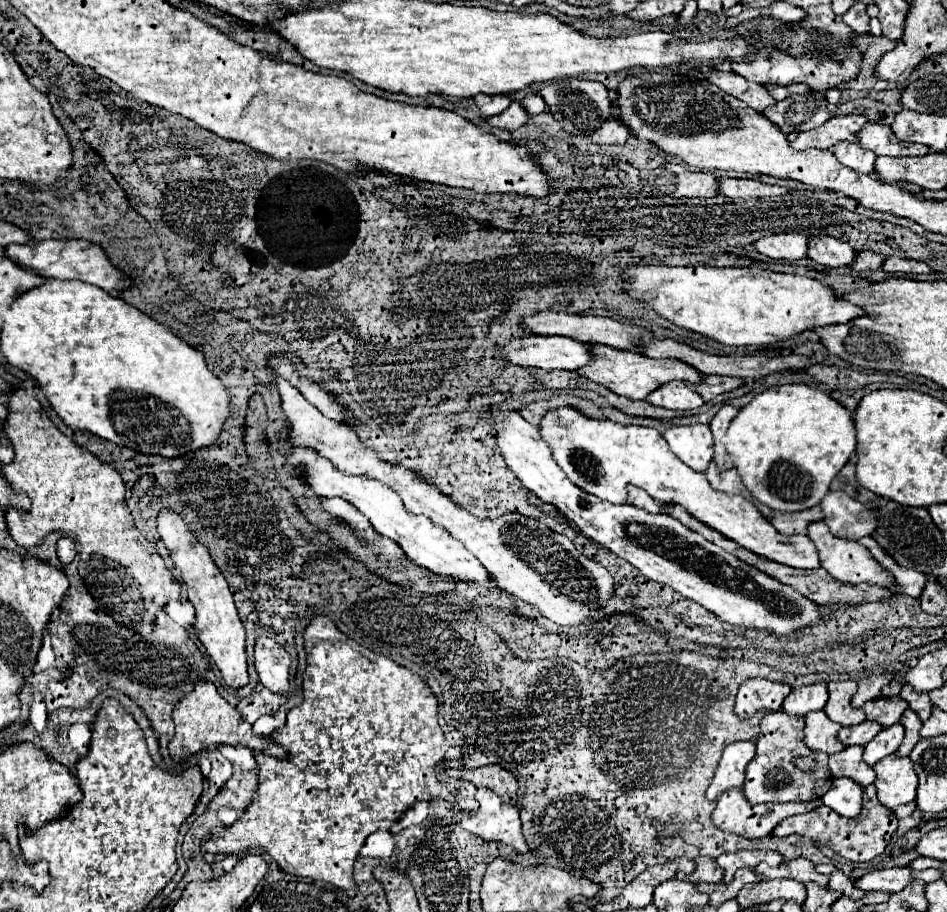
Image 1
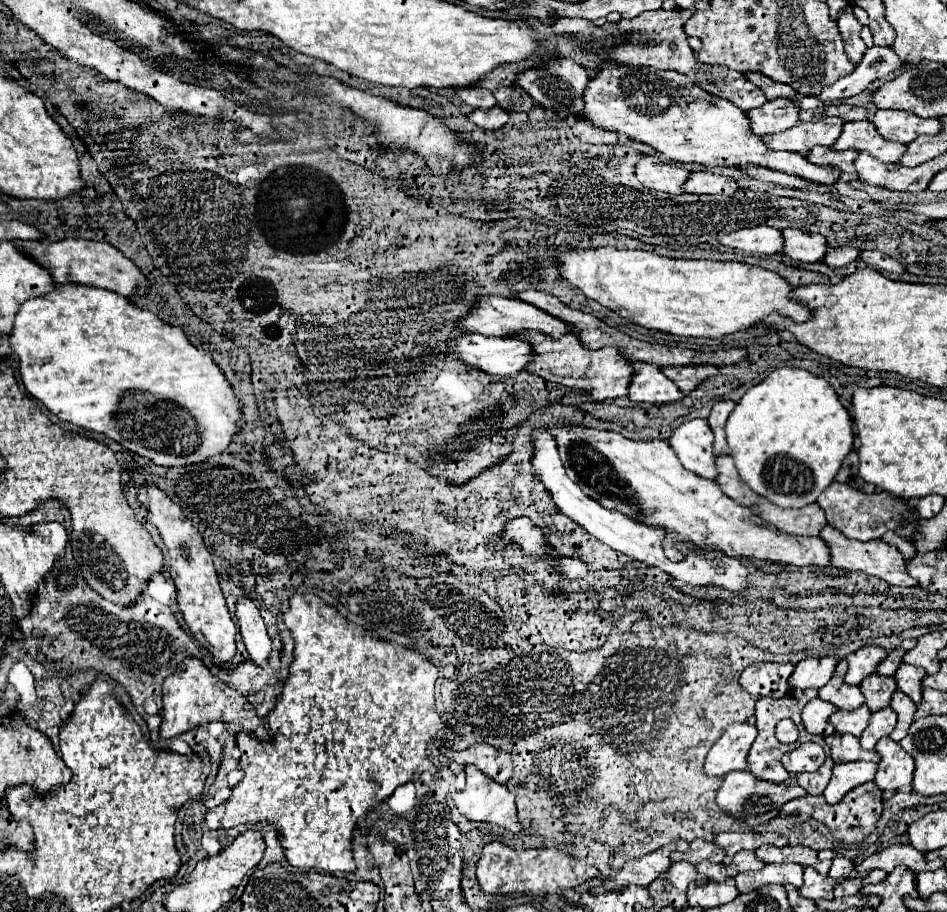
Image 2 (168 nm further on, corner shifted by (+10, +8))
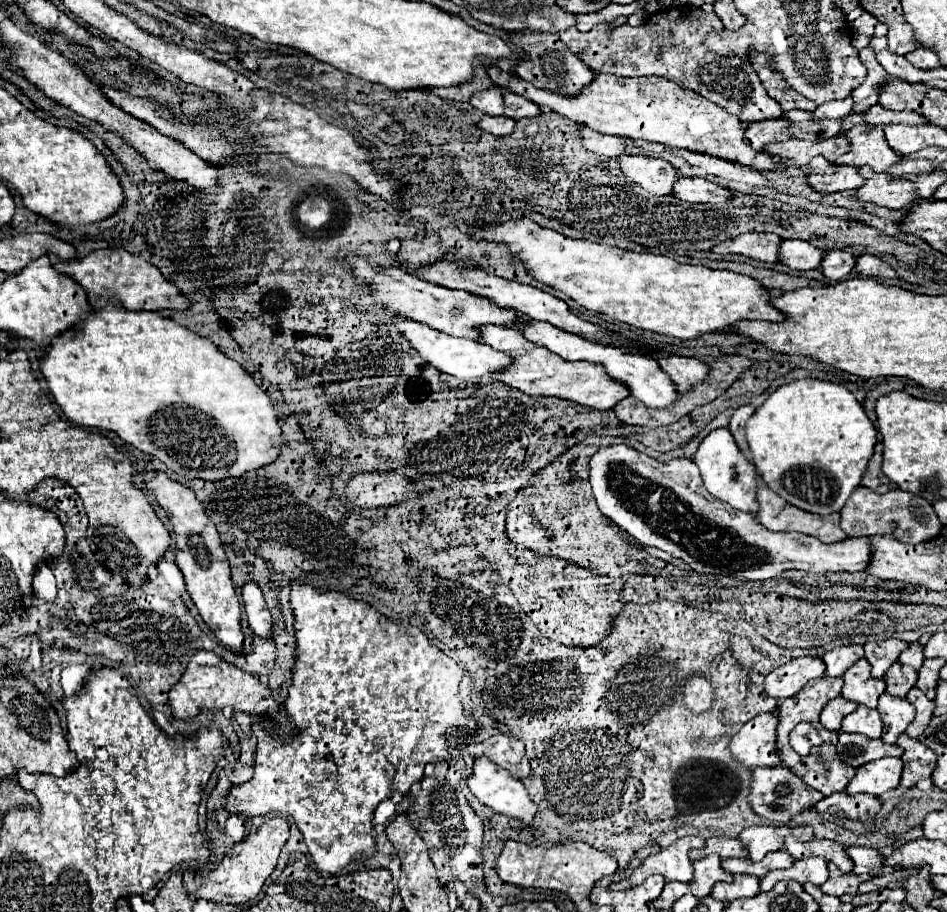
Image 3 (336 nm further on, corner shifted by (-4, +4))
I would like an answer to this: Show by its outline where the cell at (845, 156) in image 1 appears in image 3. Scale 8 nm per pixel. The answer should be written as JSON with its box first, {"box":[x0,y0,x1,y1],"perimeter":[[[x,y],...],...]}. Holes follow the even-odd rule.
{"box":[808,156,864,192],"perimeter":[[[822,156],[810,160],[808,184],[818,192],[844,192],[856,190],[864,184],[864,178],[858,174],[856,166],[838,166]]]}

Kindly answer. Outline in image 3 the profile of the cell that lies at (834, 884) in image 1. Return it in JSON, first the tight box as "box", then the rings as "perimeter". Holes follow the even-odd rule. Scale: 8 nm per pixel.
{"box":[848,848,882,874],"perimeter":[[[848,848],[848,856],[854,862],[854,874],[872,874],[874,868],[882,868],[882,856],[874,848]]]}

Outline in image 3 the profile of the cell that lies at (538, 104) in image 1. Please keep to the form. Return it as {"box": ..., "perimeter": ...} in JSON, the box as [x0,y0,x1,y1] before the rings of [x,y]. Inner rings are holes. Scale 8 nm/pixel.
{"box":[488,66,786,172],"perimeter":[[[488,66],[488,76],[492,78],[496,86],[510,90],[504,94],[504,104],[506,104],[504,114],[514,120],[532,118],[540,114],[540,108],[544,110],[550,108],[552,112],[566,116],[572,122],[590,126],[592,130],[600,134],[612,134],[612,136],[646,140],[646,142],[660,142],[670,148],[686,148],[692,152],[746,164],[756,170],[778,170],[778,172],[786,170],[784,162],[774,160],[774,156],[766,152],[758,152],[750,148],[750,144],[744,140],[744,132],[746,132],[744,122],[738,120],[738,116],[726,112],[714,102],[702,98],[698,92],[686,90],[678,82],[668,80],[664,76],[622,78],[614,74],[596,74],[592,84],[578,96],[558,96],[546,90],[534,88],[530,86],[530,82],[514,76],[512,72],[500,72],[496,66]]]}

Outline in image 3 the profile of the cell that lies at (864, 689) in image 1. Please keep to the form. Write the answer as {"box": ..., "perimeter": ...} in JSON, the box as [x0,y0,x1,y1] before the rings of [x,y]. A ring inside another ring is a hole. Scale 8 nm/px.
{"box":[864,638,906,678],"perimeter":[[[890,638],[884,642],[872,642],[872,644],[864,644],[866,650],[866,660],[872,666],[872,678],[882,678],[886,674],[886,670],[898,660],[900,652],[906,650],[906,642],[898,640],[898,638]]]}

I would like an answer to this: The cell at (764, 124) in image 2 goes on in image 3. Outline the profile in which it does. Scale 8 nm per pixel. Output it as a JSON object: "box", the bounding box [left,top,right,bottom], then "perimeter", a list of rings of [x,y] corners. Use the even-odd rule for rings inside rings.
{"box":[746,118,792,150],"perimeter":[[[774,118],[774,120],[760,120],[760,122],[752,122],[748,124],[746,130],[746,140],[752,148],[762,150],[766,144],[770,142],[784,142],[788,138],[792,138],[790,134],[790,120],[782,118]]]}

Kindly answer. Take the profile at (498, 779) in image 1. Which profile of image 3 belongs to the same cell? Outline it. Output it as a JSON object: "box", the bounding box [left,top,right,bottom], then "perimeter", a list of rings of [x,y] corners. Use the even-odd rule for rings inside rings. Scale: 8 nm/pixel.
{"box":[472,734,530,780],"perimeter":[[[496,734],[496,736],[480,742],[480,744],[474,744],[472,756],[474,758],[480,758],[480,756],[490,758],[494,764],[508,770],[518,780],[526,778],[530,772],[530,764],[528,764],[526,752],[524,752],[524,744],[512,736]]]}

